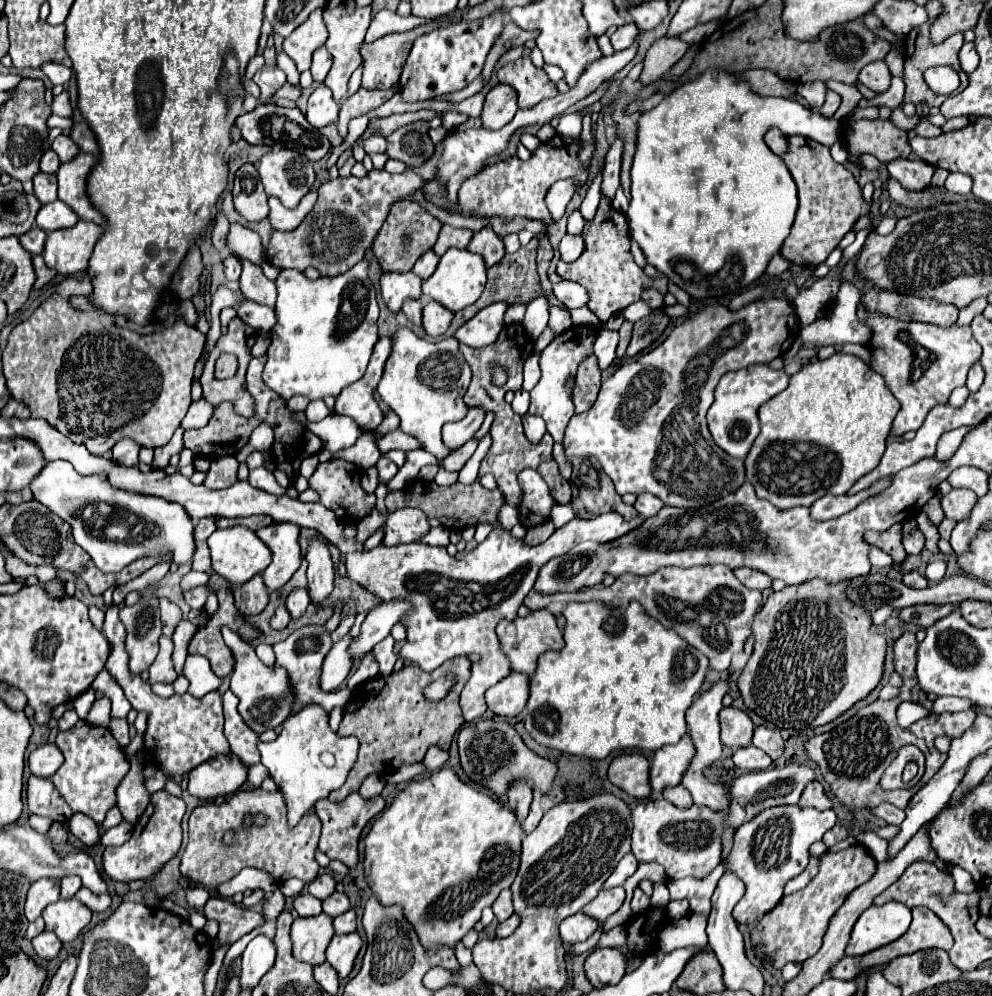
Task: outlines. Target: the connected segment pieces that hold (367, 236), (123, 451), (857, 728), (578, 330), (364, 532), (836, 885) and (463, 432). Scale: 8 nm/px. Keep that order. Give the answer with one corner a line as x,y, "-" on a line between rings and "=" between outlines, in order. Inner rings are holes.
374,168
364,178
348,176
348,178
328,180
318,188
316,206
296,230
272,232
266,258
270,264
278,268
294,268
300,272
304,272
308,266
314,266
322,276
334,276
346,272
348,268
352,268
352,264
364,258
364,252
372,244
374,236
378,234
390,210
390,204
406,198
414,190
422,190
430,202
438,206
446,206
444,190
440,190
436,182
422,180
412,170
406,170
402,174
390,174
386,170
-
322,232
328,232
328,236
=
120,440
112,448
112,460
120,466
136,466
138,464
138,450
140,446
134,440
=
904,632
896,642
894,642
894,670
896,674
902,676
902,686
900,694
892,700
876,700
864,708
858,710
858,714
834,728
834,732
824,732
816,734
812,738
806,738
804,750
806,756
818,764
818,770
824,778
824,782
830,786
832,798
836,798
846,810
862,810
862,808
876,808
882,802
890,802
898,808
906,808
906,802
912,798
912,794
917,792
922,786
942,768
946,754
940,754
934,748
934,738
936,736
948,736
948,738
958,738
964,734
964,730
974,722
976,712
970,708
966,712
944,712
936,714
930,710
930,714
918,722
914,722
908,728
900,728
896,724
896,708
904,700
918,702
926,708
930,708
930,702
920,688
916,688
916,678
914,678
914,658
916,658
916,638
914,632
-
914,744
918,746
924,756
926,756
926,774
915,787
901,790
882,790
880,788
880,778
888,764
896,758
898,748
=
572,326
568,332
564,332
564,336
556,336
544,350
542,350
542,360
540,360
540,370
542,376
538,380
538,384
530,390
530,414
540,416
546,422
546,432
556,440
562,442
562,434
564,428
568,424
568,420
574,414
574,404
572,398
566,394
564,390
564,382
568,376
574,376
578,360
582,360
584,356
593,354
593,344
596,339
596,332
592,328
584,328
584,326
=
374,508
370,514
361,519
357,525
356,539
360,543
364,543
376,530
385,525
387,516
382,516
379,511
=
856,844
840,852
824,852
820,856
818,874
808,882
806,888
782,898
780,904
770,914
766,914
752,930
752,940
764,944
764,950
772,954
776,968
814,956
822,946
822,936
826,934
828,922
834,912
844,904
848,892
872,878
874,870
876,862
864,846
=
472,406
464,420
444,426
444,432
442,432
444,444
448,444
448,448
460,448
478,432
482,422
484,422
484,408

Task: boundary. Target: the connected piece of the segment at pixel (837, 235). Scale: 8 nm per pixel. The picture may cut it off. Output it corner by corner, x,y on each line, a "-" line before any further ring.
788,136
788,150
782,154
782,160
798,186
800,206
780,254
802,268
818,266
838,246
842,236
852,230
858,216
870,212
870,204
862,200
862,190
854,176
842,164
832,160
826,146
804,136

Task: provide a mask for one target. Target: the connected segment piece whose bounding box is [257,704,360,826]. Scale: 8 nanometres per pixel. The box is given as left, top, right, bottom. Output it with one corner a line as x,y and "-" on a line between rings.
306,704
300,712
294,712
284,720
280,734
272,742
258,742
260,762
268,768
270,776
284,794
288,826
296,826
300,818
332,790
338,790
352,764
356,762
360,742
356,736
338,736
328,724
328,712
318,704

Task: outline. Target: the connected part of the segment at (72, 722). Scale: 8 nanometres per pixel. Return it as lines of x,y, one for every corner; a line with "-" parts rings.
66,710
66,712
62,714
62,718
58,720
58,728
60,728
60,730
70,730
70,728
74,728
78,722
80,722
78,714
76,714
74,710

